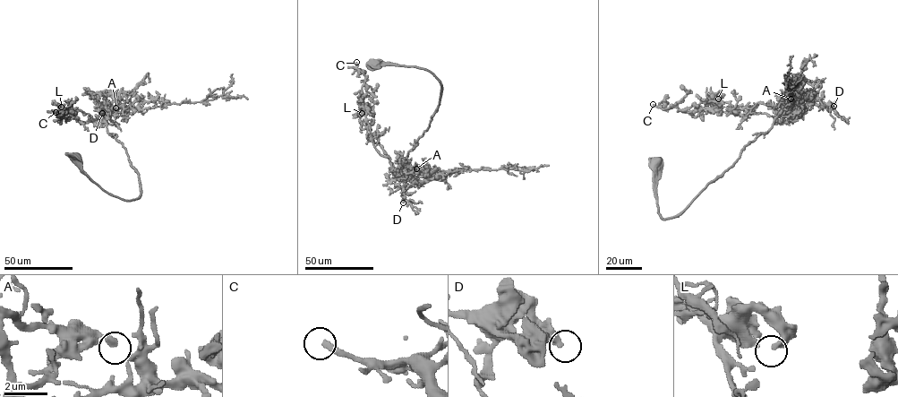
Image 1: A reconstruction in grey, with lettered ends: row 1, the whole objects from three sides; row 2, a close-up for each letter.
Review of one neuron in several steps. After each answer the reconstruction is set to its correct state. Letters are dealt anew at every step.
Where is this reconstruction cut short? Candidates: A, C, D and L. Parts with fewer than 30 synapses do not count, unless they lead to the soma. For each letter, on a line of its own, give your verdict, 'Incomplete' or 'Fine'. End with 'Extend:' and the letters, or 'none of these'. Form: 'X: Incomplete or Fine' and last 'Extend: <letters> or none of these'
A: Fine
C: Incomplete
D: Fine
L: Fine
Extend: C

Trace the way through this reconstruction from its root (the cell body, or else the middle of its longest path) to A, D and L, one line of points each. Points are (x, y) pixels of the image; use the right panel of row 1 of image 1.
A: (656, 161), (657, 211), (662, 219), (674, 217), (746, 146), (765, 133), (777, 116), (789, 111), (791, 99)
D: (656, 161), (657, 211), (662, 219), (674, 217), (746, 146), (765, 133), (777, 116), (821, 103), (833, 106)
L: (656, 161), (657, 211), (674, 217), (777, 116), (792, 113), (726, 113), (716, 109), (718, 99)

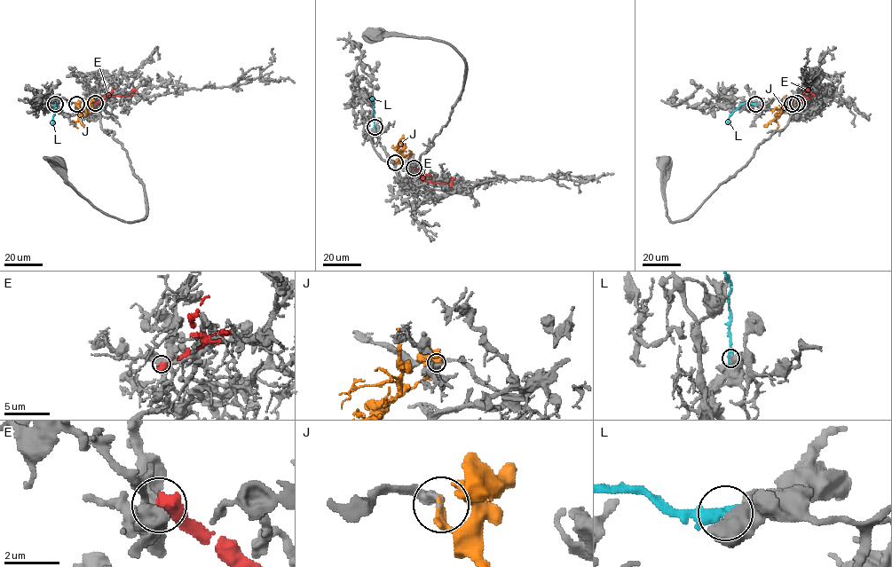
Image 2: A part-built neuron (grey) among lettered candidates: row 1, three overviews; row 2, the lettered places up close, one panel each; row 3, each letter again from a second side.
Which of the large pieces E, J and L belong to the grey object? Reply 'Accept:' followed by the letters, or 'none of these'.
Accept: J

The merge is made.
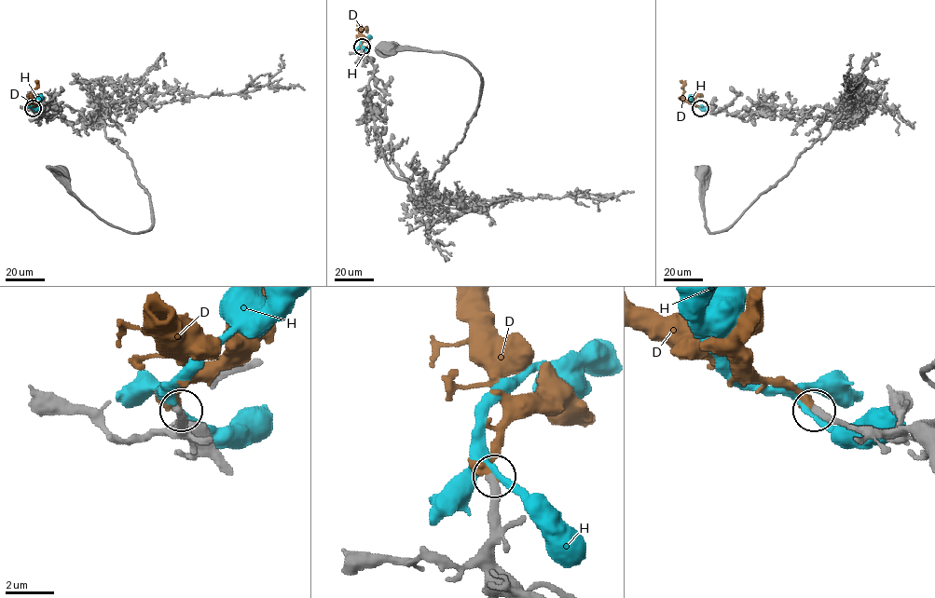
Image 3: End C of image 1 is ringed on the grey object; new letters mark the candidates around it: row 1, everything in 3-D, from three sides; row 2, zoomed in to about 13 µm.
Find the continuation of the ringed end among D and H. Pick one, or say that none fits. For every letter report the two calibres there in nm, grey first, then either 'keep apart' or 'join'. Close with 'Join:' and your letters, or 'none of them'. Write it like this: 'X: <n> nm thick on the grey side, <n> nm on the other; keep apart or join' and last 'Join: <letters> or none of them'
D: 360 nm thick on the grey side, 320 nm on the other; join
H: 360 nm thick on the grey side, 220 nm on the other; keep apart
Join: D

